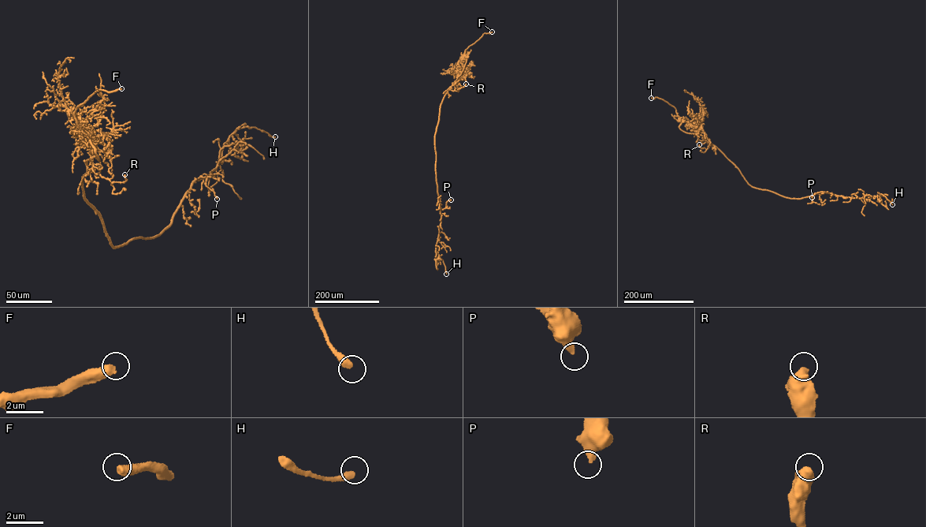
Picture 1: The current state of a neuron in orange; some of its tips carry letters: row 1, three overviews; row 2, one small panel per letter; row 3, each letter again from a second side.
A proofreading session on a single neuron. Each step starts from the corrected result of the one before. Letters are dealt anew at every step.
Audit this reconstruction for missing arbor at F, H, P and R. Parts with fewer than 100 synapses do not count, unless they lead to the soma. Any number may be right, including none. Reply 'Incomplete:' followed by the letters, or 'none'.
Incomplete: F

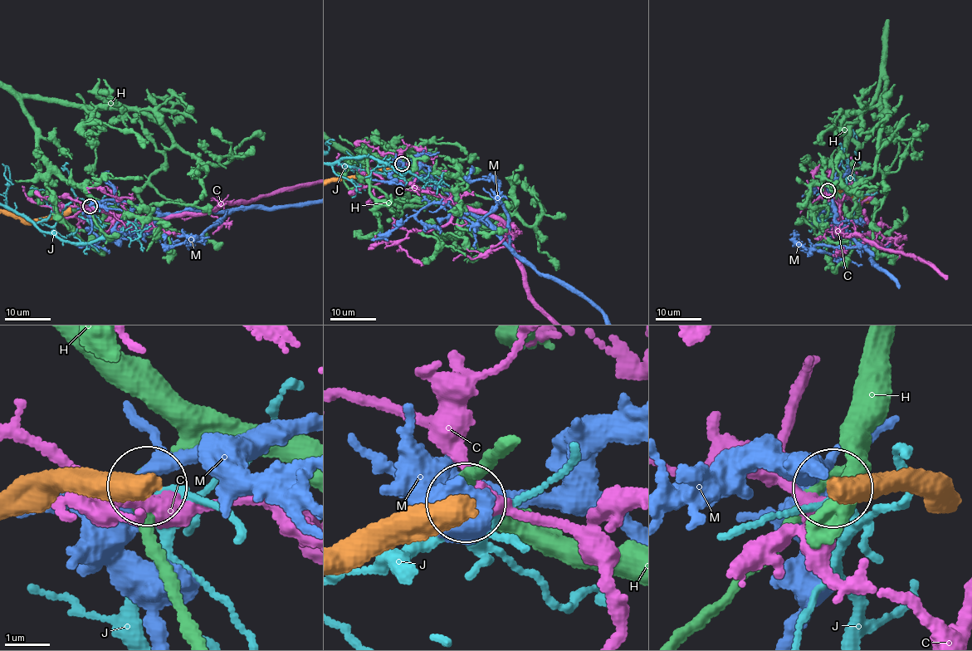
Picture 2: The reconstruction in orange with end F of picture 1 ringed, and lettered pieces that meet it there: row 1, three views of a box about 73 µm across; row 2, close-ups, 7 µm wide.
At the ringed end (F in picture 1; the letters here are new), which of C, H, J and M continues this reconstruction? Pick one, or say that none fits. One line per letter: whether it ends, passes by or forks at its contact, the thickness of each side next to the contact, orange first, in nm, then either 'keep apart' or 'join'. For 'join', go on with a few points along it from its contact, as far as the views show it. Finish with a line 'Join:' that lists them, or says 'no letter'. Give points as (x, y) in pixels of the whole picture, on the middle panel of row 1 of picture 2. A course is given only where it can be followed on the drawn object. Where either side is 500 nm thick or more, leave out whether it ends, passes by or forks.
C: calibres 600 and 400 nm; keep apart
H: calibres 550 and 280 nm; keep apart
J: calibres 550 and 320 nm; keep apart
M: calibres 550 and 400 nm; keep apart
Join: no letter

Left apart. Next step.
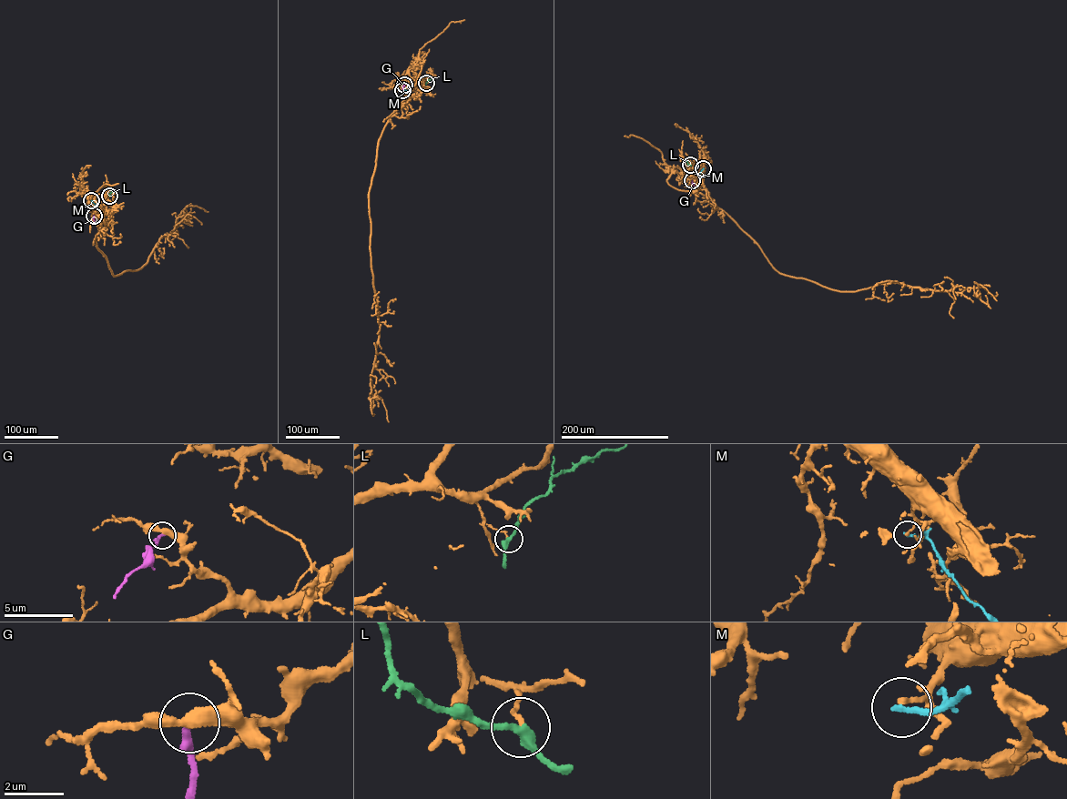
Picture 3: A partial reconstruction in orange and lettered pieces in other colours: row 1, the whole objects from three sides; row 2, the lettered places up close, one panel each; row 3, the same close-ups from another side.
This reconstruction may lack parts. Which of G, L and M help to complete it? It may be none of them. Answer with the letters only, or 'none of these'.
L

